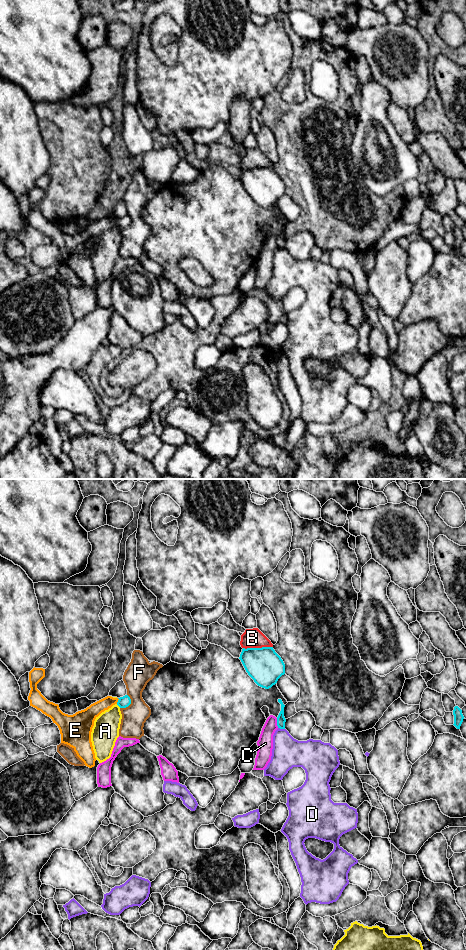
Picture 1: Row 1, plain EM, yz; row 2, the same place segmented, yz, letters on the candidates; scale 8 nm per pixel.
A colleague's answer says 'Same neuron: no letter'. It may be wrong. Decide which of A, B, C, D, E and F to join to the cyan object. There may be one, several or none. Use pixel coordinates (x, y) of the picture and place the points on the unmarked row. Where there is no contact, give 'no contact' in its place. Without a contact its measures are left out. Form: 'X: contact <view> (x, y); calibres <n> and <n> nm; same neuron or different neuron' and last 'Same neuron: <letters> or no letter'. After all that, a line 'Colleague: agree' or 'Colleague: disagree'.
A: contact yz (118, 225); calibres 90 and 220 nm; different neuron
B: contact yz (257, 168); calibres 280 and 160 nm; different neuron
C: contact yz (277, 243); calibres 70 and 130 nm; different neuron
D: contact yz (281, 248); calibres 70 and 240 nm; different neuron
E: contact yz (118, 221); calibres 90 and 110 nm; same neuron
F: contact yz (129, 224); calibres 90 and 200 nm; different neuron
Same neuron: E
Colleague: disagree

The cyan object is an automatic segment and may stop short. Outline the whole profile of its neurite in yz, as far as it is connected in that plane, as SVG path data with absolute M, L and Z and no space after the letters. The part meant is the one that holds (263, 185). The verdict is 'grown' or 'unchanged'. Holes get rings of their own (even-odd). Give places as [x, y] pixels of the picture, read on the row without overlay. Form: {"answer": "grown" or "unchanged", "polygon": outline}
{"answer": "unchanged", "polygon": "M273 167L243 168L239 179L254 202L265 209L285 194L285 184Z"}

